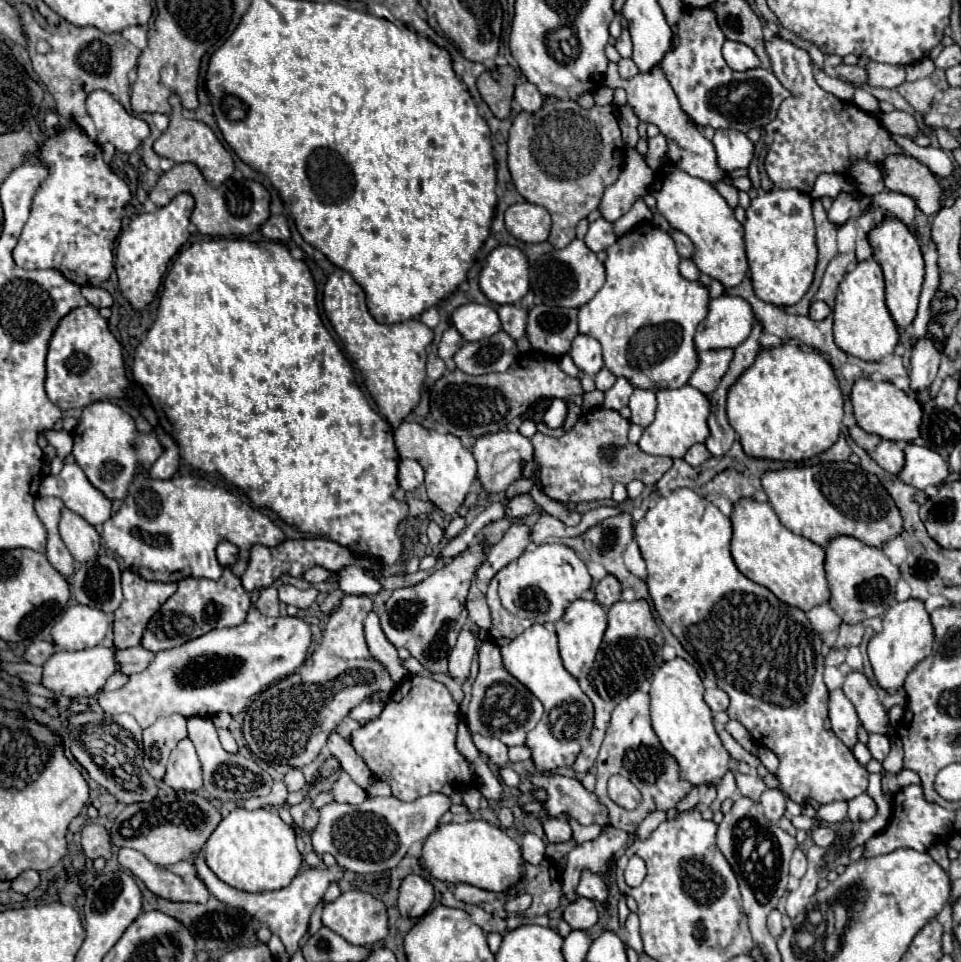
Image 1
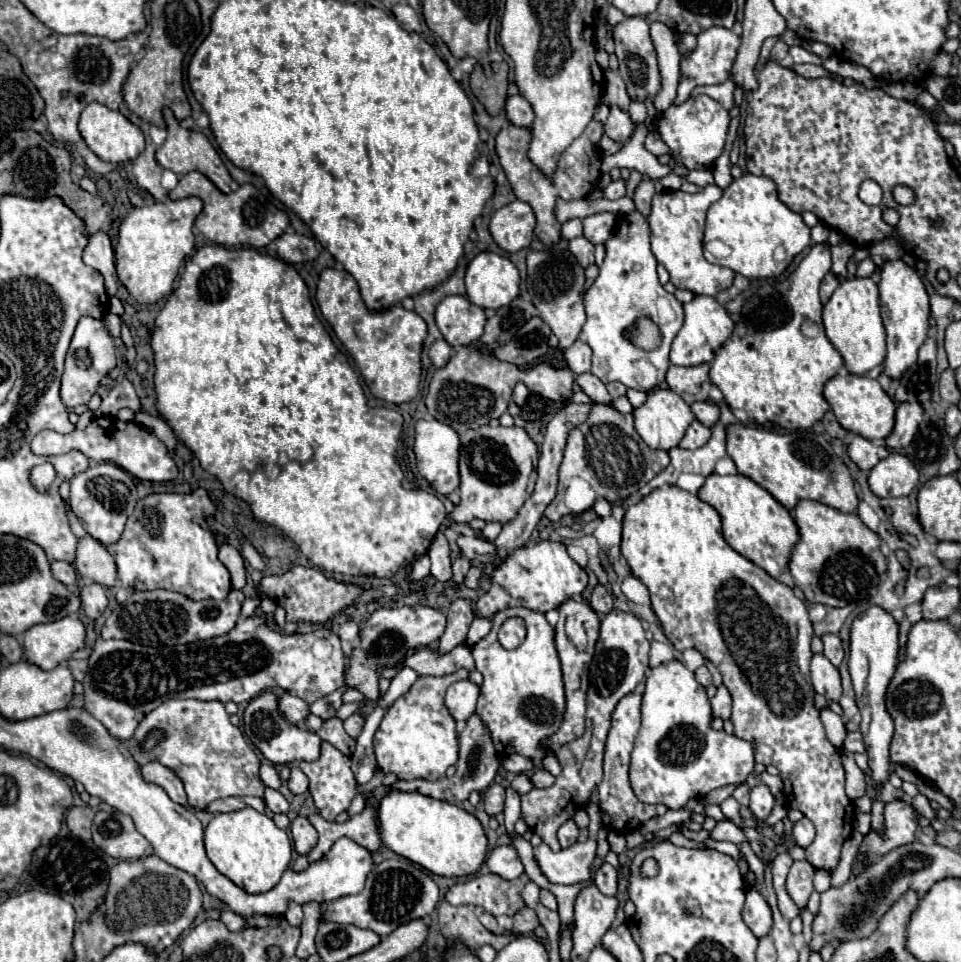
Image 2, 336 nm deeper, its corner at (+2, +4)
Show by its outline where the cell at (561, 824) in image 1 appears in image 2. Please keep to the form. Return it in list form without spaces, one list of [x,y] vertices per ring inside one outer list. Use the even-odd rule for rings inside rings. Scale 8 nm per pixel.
[[[567,820],[561,828],[559,828],[559,844],[561,848],[569,848],[579,836],[579,828],[575,826],[573,820]]]

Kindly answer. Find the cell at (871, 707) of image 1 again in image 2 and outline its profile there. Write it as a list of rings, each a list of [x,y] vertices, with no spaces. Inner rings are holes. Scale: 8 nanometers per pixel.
[[[827,634],[827,636],[823,636],[821,640],[823,640],[823,644],[825,644],[825,652],[823,652],[823,654],[829,658],[829,662],[831,662],[835,668],[839,668],[841,662],[843,662],[843,656],[845,656],[843,644],[841,644],[839,636]]]

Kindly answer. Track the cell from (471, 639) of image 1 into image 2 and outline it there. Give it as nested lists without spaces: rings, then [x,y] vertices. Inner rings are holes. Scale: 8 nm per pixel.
[[[459,680],[447,688],[445,704],[455,720],[467,720],[475,712],[475,702],[479,696],[479,686],[475,682]]]

